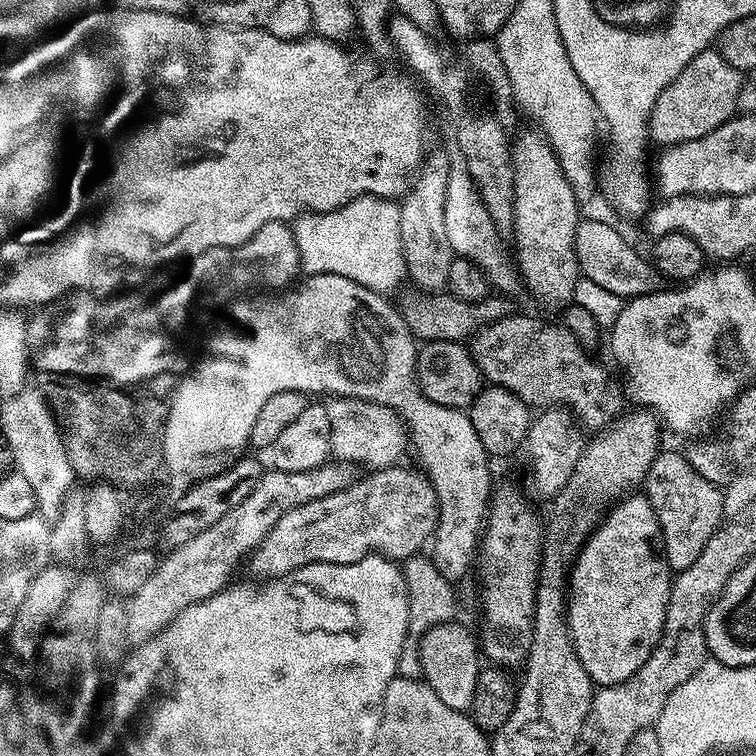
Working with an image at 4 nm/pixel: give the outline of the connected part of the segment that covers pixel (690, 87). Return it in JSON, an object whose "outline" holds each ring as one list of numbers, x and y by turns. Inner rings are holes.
{"outline":[[715,47,698,54,686,70,682,70,682,74,678,74,678,78,674,78,662,94,658,94,658,102,654,102,654,110,648,119,651,143,671,146,702,138,710,134,710,130,718,130,718,126,737,115,743,85,744,76,737,68,730,66,730,62,726,62]]}

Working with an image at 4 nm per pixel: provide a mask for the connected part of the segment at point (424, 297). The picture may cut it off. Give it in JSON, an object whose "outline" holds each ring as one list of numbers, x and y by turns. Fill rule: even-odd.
{"outline":[[423,290,401,291,398,311,404,317,408,331,417,341,454,340,467,341,486,327,502,318,513,315,512,300,500,294,490,294,478,302,466,302,451,294,429,294]]}

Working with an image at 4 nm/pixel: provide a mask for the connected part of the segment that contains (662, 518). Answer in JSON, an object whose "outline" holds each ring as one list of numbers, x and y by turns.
{"outline":[[661,450,645,474,642,488,660,523,664,535,664,556,668,559,669,569,673,573,686,570,686,566,691,566,694,558,702,554,706,542,719,530,725,519,721,485,706,482,706,478,702,478,702,474,690,466,683,451]]}

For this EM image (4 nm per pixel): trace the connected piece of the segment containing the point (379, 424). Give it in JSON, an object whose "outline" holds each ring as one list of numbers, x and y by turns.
{"outline":[[337,396,327,401,330,414,330,446,332,456,345,465,361,464,364,470,391,468,404,459,404,448,409,447,403,420,386,406,372,400,355,400,349,396]]}

